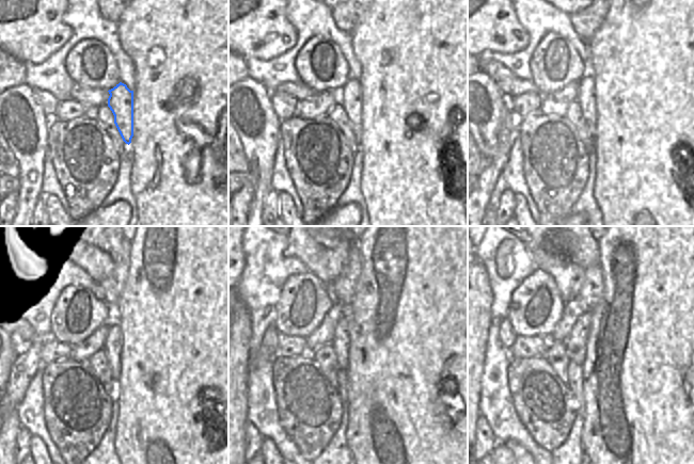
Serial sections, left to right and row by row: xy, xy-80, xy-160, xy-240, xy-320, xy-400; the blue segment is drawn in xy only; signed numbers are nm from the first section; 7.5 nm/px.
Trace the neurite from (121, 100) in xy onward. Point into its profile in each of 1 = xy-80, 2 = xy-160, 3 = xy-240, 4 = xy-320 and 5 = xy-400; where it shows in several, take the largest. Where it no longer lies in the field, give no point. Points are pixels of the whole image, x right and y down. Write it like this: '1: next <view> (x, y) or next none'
1: next xy-80 (350, 96)
2: next xy-160 (585, 98)
3: next xy-240 (112, 342)
4: next xy-320 (341, 338)
5: next xy-400 (576, 342)

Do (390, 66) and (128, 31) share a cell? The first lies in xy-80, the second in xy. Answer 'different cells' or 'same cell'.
same cell

